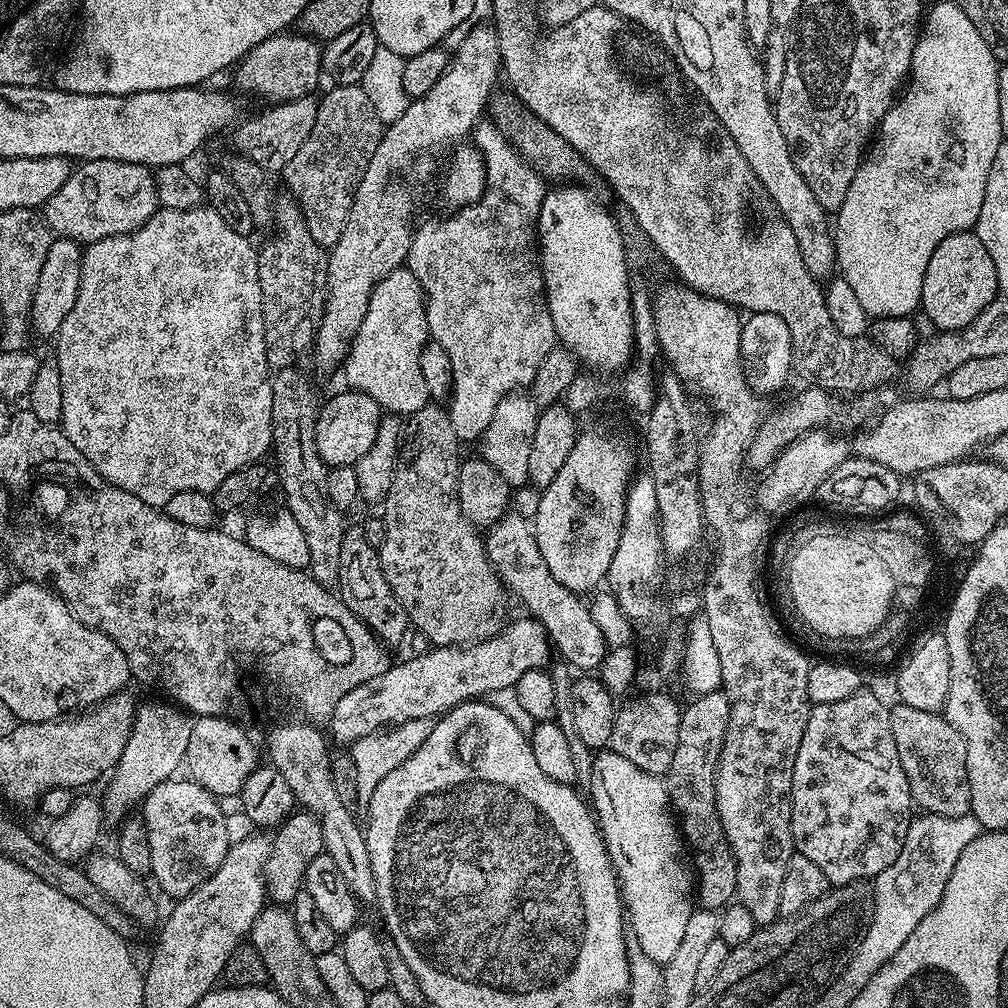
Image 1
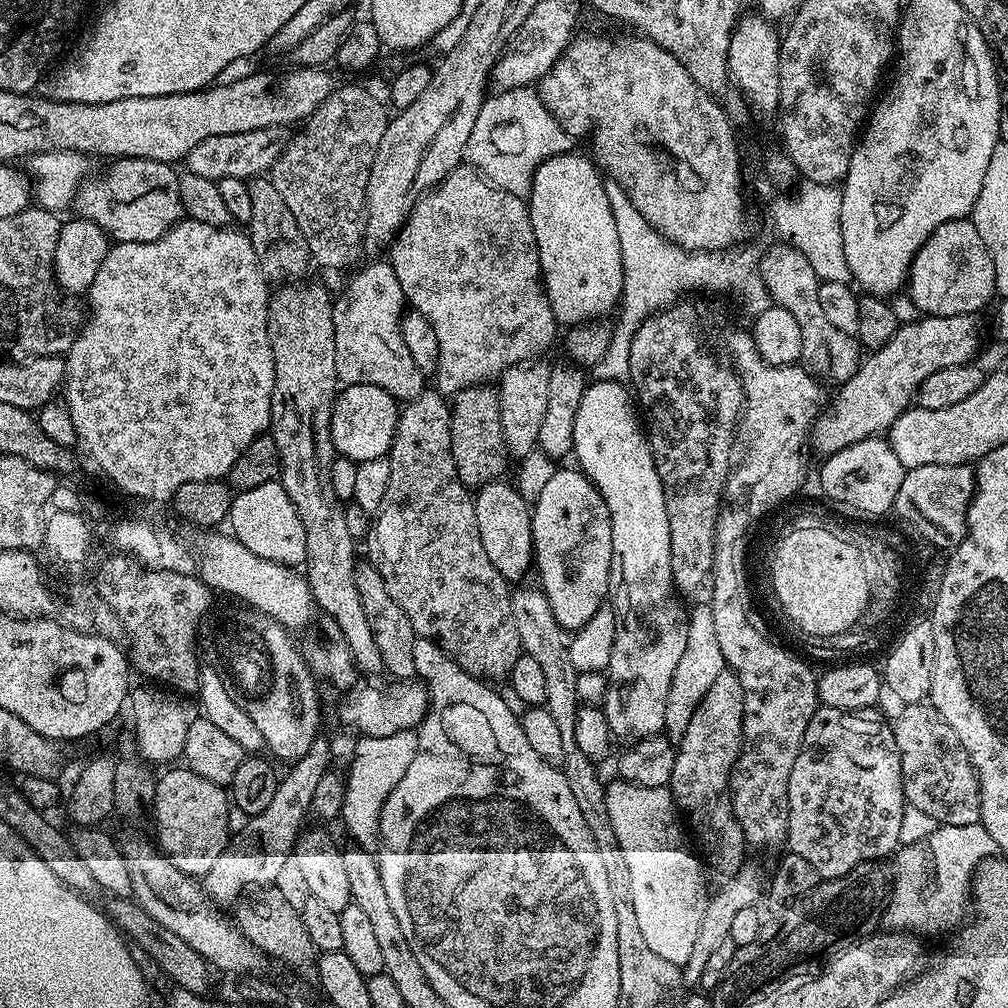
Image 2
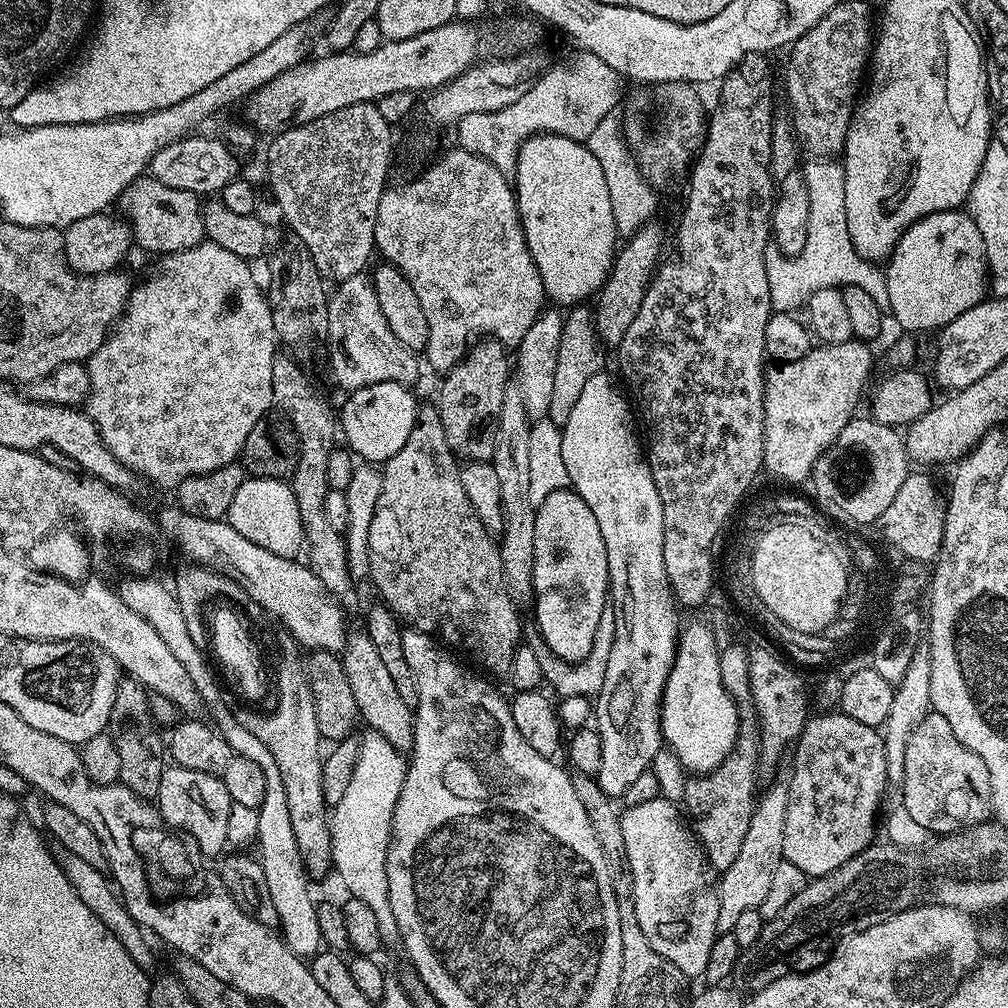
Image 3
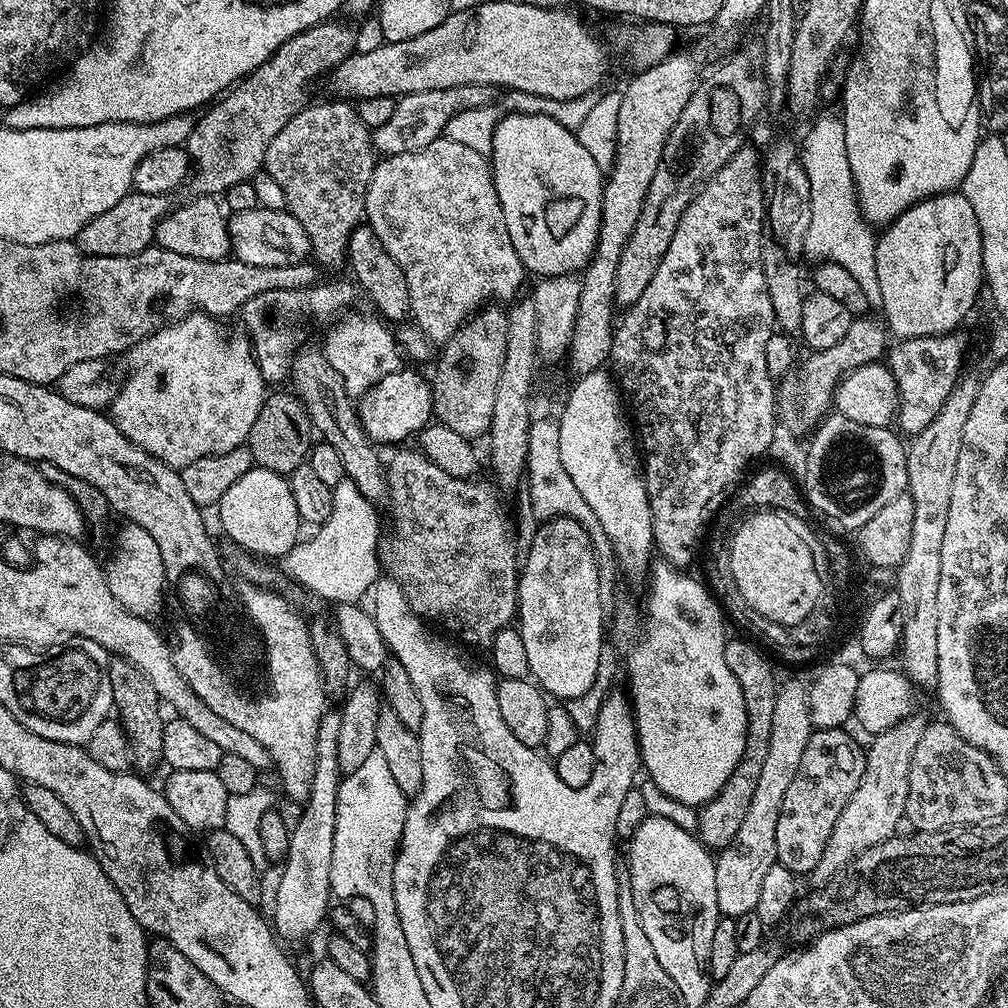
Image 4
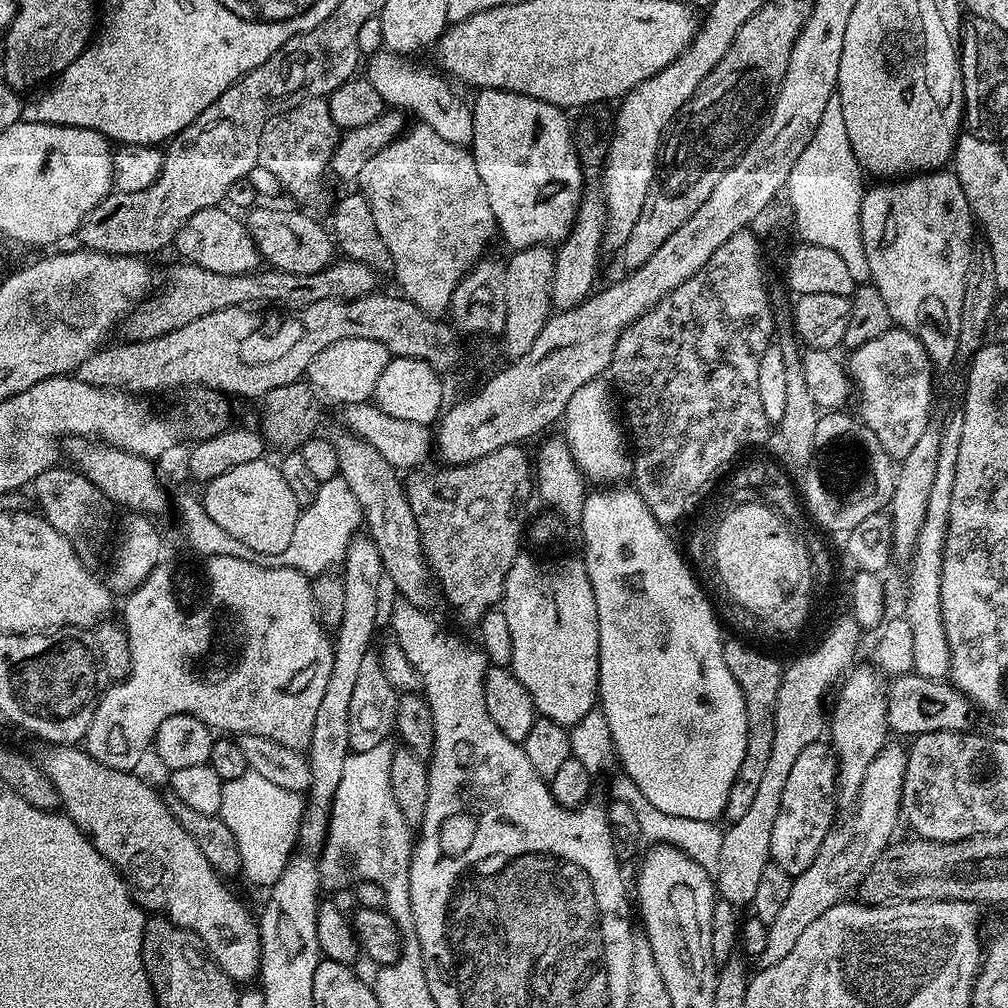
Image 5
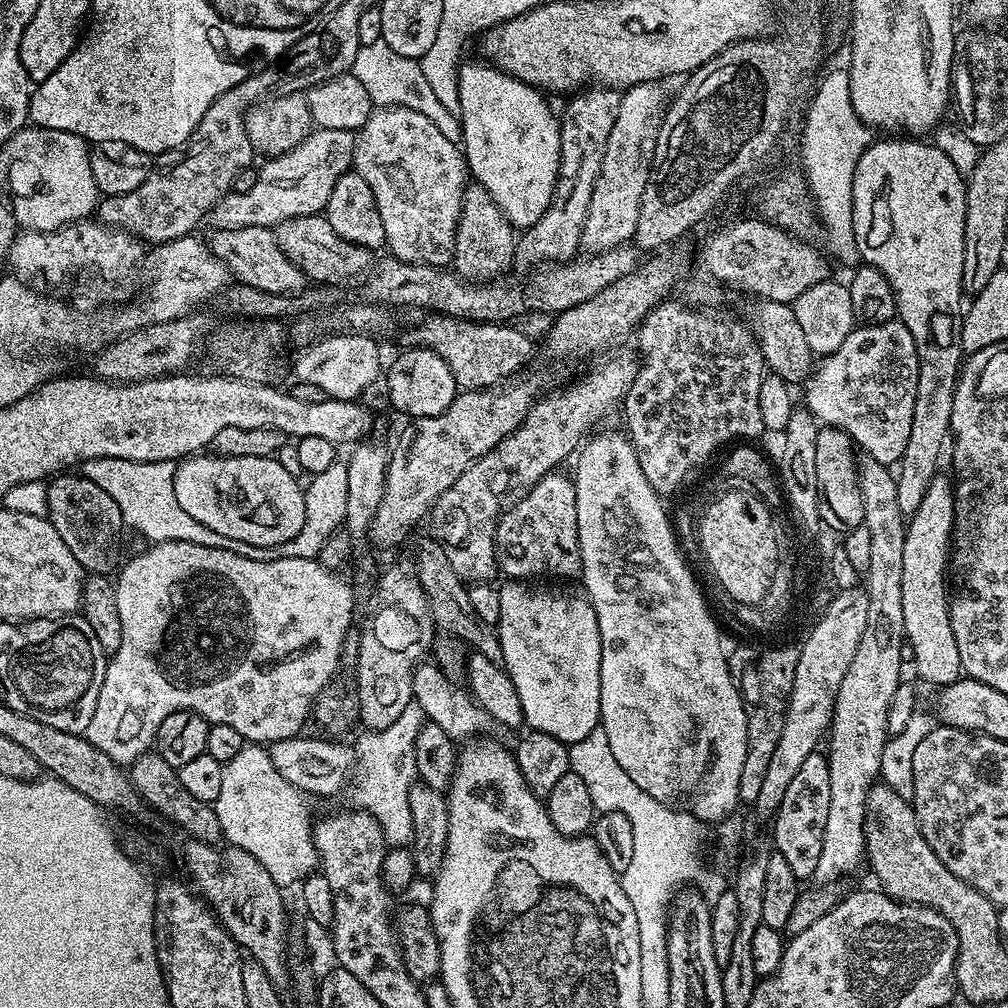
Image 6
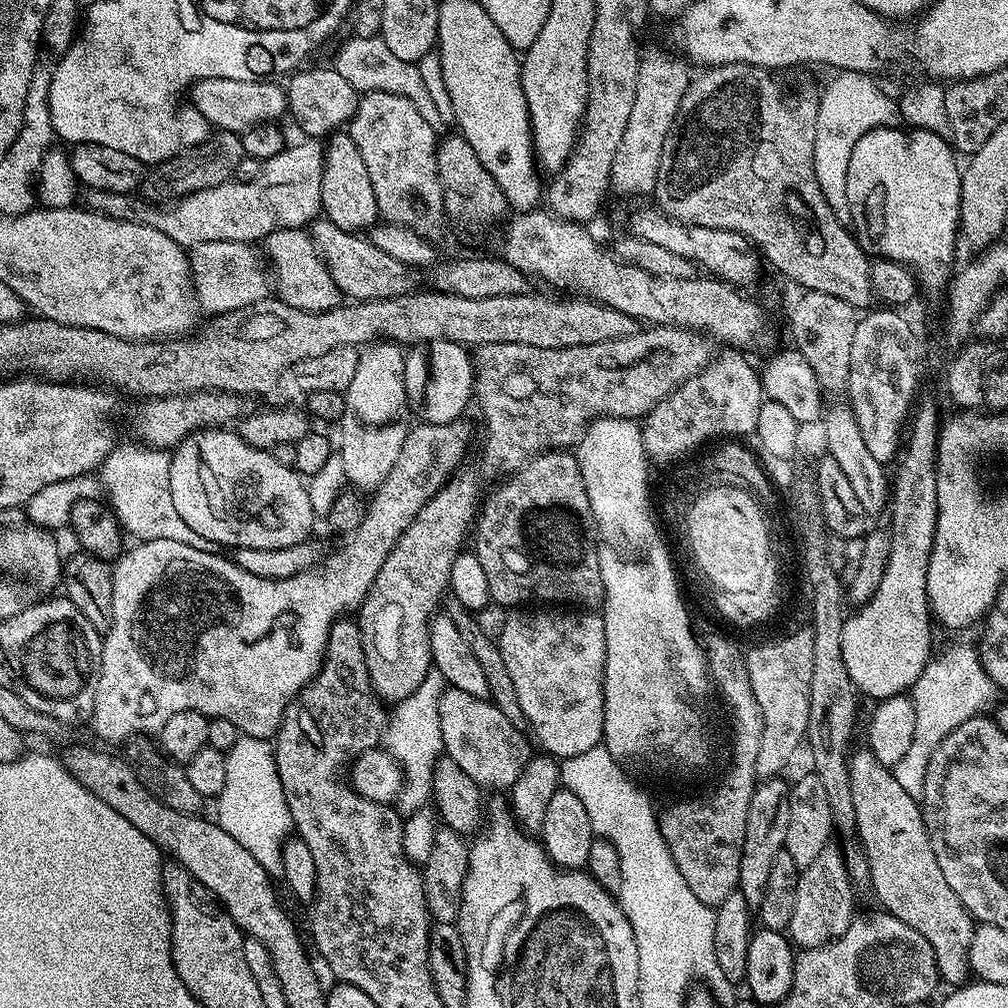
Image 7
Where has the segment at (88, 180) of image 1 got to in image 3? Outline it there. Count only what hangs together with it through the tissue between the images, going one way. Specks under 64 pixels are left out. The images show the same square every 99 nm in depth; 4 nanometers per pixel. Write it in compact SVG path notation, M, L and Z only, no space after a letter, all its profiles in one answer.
M150 174L139 176L130 186L126 186L126 190L119 198L118 208L121 208L119 211L122 213L123 219L132 225L132 239L137 249L145 248L148 252L156 252L155 254L181 252L187 248L193 248L195 244L199 244L205 239L201 197L190 190L174 190L174 186L166 186L165 183L158 182Z

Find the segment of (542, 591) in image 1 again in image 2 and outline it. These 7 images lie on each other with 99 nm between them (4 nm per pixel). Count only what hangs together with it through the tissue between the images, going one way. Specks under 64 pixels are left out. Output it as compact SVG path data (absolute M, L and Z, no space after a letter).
M501 478L478 489L474 496L474 518L478 518L478 534L486 549L486 558L494 562L494 570L498 570L505 580L515 582L527 574L528 568L530 572L534 564L532 509L519 490L506 481Z

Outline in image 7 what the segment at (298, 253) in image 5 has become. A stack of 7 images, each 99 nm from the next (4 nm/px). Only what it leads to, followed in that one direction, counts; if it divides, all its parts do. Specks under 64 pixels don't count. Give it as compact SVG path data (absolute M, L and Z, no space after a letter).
M323 218L312 221L310 235L318 254L326 262L334 282L349 301L389 300L395 296L407 296L408 293L417 291L415 276L417 273L407 264L398 262L398 258L390 258L390 254L378 250L378 246L374 246L371 239L342 230L334 226L334 222Z

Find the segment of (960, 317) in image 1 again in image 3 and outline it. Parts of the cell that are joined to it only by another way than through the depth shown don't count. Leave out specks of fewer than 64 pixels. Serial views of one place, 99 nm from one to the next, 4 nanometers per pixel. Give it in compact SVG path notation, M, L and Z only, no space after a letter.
M954 208L945 212L935 212L907 228L886 261L884 277L886 291L890 294L890 306L887 311L891 319L893 316L908 331L905 333L932 331L935 333L945 328L954 318L958 318L958 314L966 314L966 310L970 310L985 299L988 275L988 256L984 253L982 234L978 234L974 218L967 211Z

